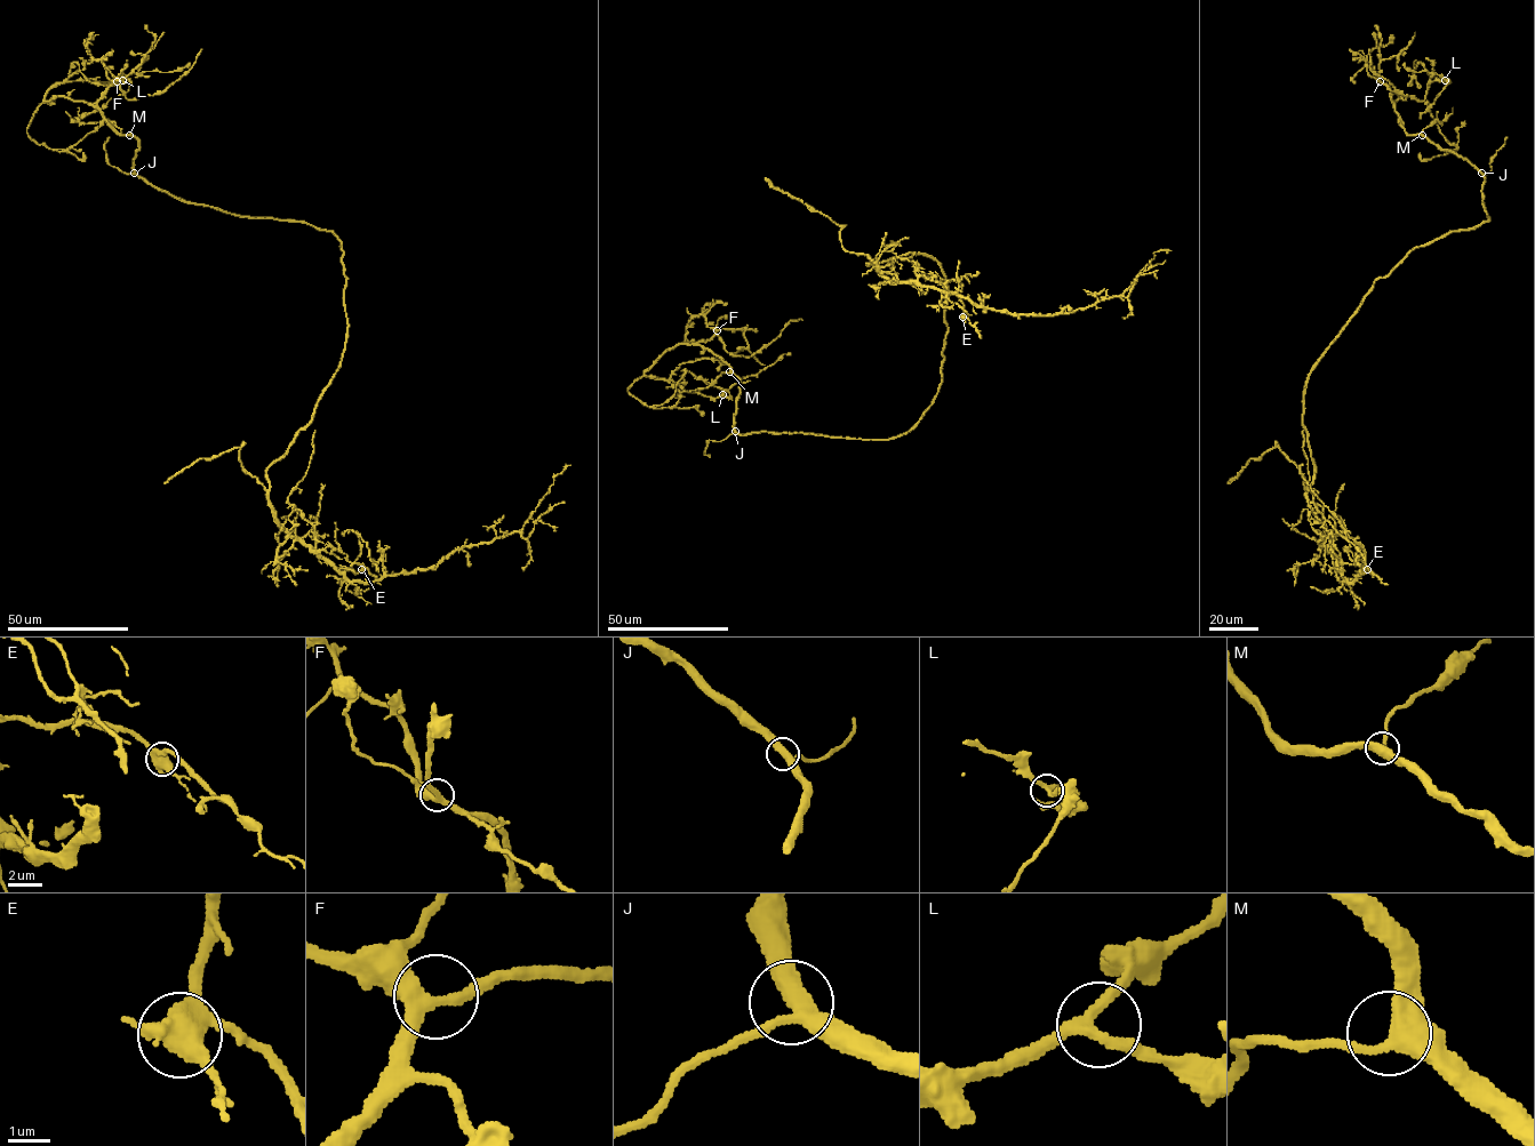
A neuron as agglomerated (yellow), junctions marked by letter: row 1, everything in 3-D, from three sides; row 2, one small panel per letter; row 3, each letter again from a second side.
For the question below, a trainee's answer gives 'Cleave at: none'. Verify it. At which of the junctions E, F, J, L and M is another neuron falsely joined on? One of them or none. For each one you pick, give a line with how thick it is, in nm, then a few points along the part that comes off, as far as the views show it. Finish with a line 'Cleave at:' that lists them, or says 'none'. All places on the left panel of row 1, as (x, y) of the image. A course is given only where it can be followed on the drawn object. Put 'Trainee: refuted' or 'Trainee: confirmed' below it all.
Cleave at: none
Trainee: confirmed

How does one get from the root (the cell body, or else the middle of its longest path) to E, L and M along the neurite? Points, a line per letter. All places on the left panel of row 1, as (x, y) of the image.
E: (346, 278), (340, 366), (313, 418), (266, 477), (269, 506), (285, 528), (338, 570), (361, 569)
L: (346, 278), (332, 231), (176, 199), (135, 173), (138, 142), (96, 107), (44, 101), (61, 82), (122, 80)
M: (346, 278), (341, 242), (332, 231), (298, 221), (237, 216), (148, 184), (134, 169), (138, 142), (129, 135)

